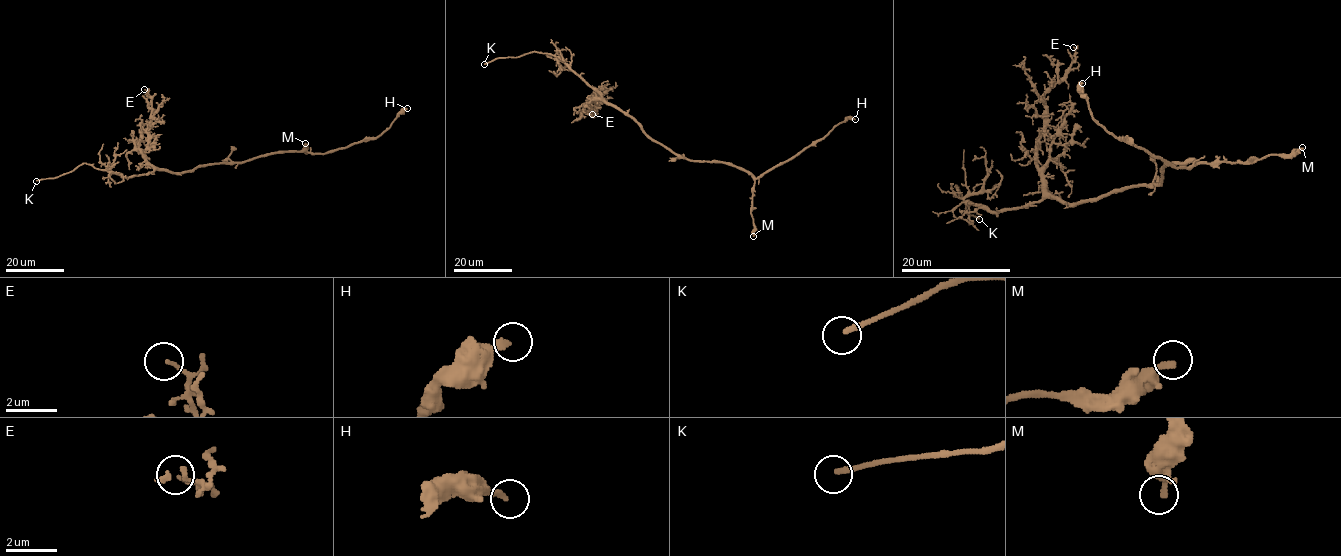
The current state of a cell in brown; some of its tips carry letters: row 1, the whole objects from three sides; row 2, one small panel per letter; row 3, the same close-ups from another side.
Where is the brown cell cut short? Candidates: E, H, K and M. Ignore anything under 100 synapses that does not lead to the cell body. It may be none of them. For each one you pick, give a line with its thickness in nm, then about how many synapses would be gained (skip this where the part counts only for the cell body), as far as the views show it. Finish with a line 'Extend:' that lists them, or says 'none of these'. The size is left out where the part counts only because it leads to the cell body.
K: 200 nm thick
Extend: K

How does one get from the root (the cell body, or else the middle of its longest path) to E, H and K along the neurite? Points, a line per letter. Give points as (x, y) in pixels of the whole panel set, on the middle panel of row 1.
E: (667, 149), (654, 142), (632, 118), (596, 99), (595, 95), (599, 106), (596, 115), (592, 114)
H: (667, 149), (693, 160), (729, 163), (756, 178), (821, 140), (838, 123), (848, 118), (855, 119)
K: (667, 149), (654, 142), (632, 118), (609, 105), (553, 55), (529, 52), (518, 57), (495, 58), (484, 64)

